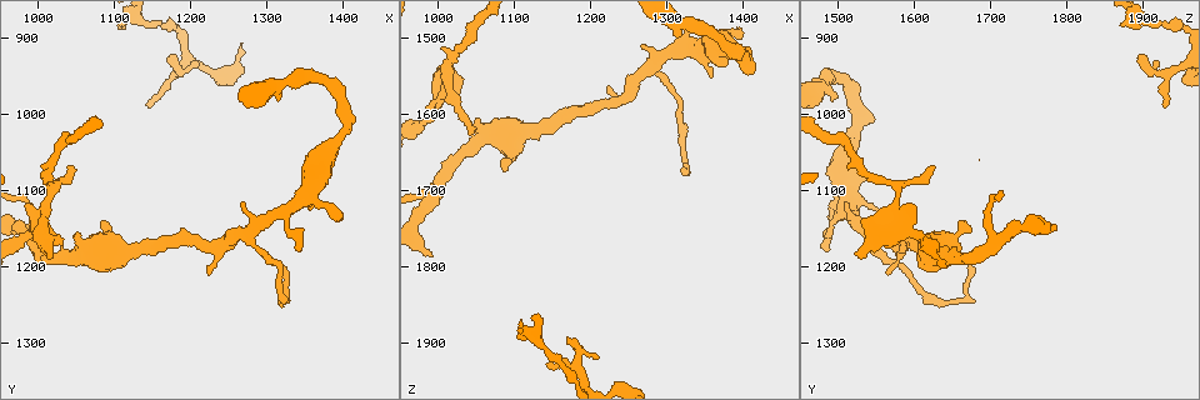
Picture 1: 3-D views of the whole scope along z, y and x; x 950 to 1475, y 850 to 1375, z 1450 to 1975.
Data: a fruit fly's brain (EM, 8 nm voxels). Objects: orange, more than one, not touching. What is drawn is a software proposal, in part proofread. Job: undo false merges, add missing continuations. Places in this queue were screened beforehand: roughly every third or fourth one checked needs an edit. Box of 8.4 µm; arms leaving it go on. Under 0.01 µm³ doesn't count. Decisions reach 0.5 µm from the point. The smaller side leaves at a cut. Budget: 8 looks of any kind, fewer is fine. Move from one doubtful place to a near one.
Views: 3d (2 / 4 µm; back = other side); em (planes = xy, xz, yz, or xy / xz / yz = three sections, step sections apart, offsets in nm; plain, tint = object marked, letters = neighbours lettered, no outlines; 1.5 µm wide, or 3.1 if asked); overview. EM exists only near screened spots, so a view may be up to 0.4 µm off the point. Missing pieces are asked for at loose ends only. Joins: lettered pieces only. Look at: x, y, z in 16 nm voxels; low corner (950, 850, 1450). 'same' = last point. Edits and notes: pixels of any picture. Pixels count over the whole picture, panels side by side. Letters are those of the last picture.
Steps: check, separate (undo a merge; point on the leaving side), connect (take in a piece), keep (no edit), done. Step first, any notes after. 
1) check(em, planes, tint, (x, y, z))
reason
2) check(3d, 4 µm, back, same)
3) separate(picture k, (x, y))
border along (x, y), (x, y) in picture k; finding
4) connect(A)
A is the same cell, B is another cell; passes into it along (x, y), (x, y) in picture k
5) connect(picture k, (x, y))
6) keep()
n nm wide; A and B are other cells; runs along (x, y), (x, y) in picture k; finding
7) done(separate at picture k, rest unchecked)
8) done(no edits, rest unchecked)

check(em, xy, step 8, letters, (1090, 1150, 1675))

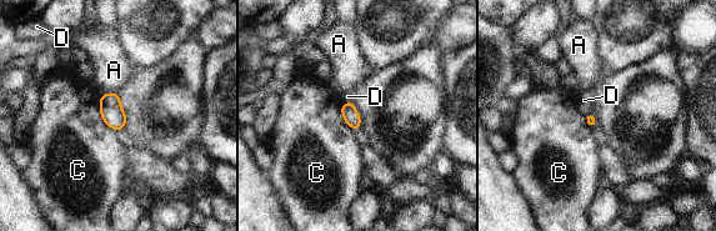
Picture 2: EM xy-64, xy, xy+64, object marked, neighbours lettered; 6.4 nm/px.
check(em, planes, letters, same)
another direction

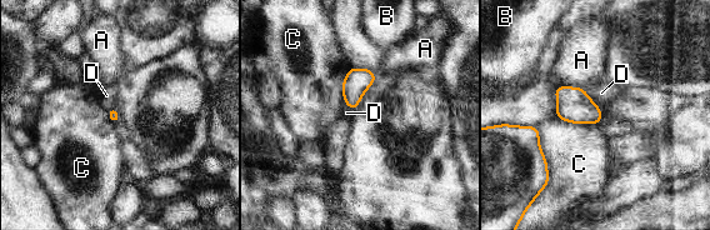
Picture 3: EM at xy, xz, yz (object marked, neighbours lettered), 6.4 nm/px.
keep()
A, B, C and D are other cells; border along (583, 88), (598, 108) in picture 3; no lettered piece goes on from it

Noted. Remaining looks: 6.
check(em, planes, plain, (1225, 1210, 1570))
an open end

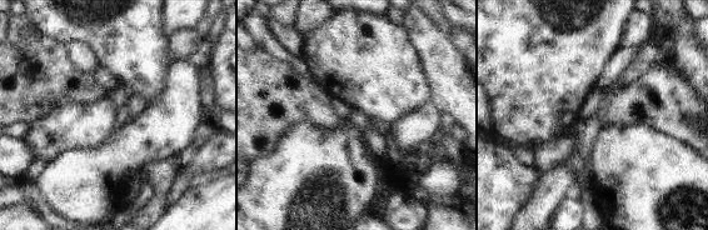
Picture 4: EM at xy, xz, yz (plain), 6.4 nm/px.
check(em, planes, tint, same)

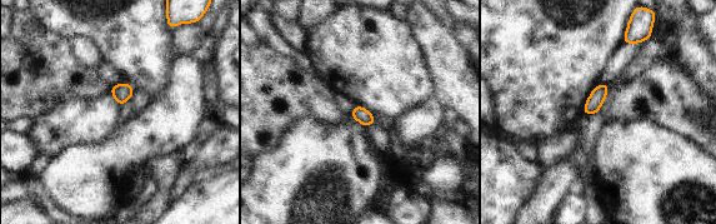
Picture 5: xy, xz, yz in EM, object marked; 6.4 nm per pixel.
check(em, planes, letters, same)
what lies round it

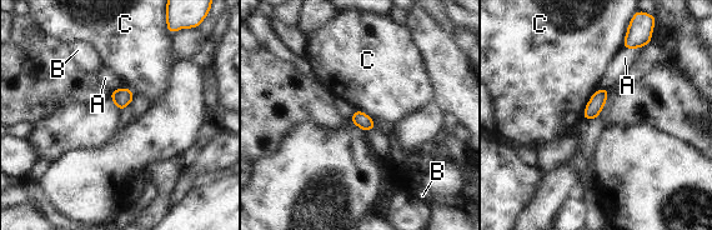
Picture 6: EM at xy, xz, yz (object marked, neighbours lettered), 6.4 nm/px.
keep()
A, B and C are other cells; border along (600, 88), (591, 96), (582, 116) in picture 6; none of them fits

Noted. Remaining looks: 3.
check(em, planes, letters, (1320, 1200, 1675))
end of a long branch

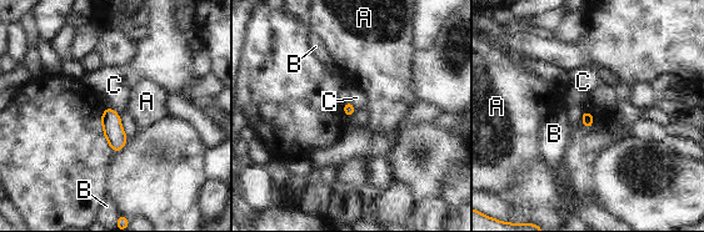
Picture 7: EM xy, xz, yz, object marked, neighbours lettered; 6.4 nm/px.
keep()
A, B and C are other cells; border along (106, 105), (118, 112) in picture 7; no lettered piece goes on from it

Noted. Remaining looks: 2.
done(no edits, rest unchecked)

